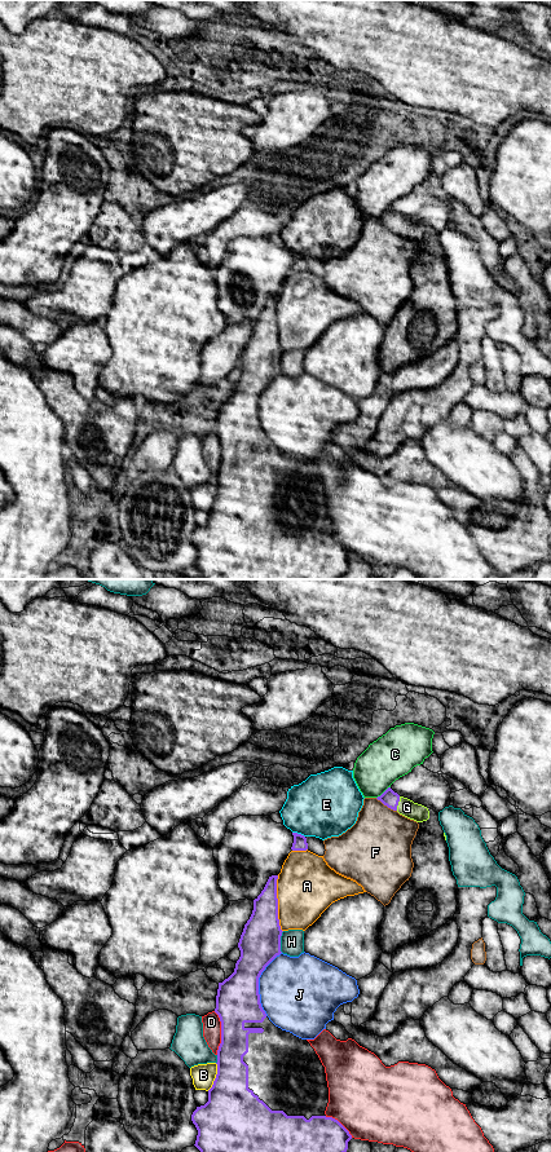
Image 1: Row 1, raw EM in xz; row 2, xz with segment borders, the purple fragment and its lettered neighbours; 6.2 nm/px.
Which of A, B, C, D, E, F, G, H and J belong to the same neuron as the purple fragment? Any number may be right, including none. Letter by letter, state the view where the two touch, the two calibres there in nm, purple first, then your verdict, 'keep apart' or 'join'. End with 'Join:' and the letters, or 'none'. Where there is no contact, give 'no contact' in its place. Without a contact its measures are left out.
A: contact in xz; calibres 260 and 380 nm; keep apart
B: contact in xz; calibres 360 and 140 nm; keep apart
C: contact in xz; calibres 100 and 280 nm; keep apart
D: contact in xz; calibres 280 and 110 nm; keep apart
E: contact in xz; calibres 80 and 400 nm; keep apart
F: contact in xz; calibres 100 and 400 nm; keep apart
G: contact in xz; calibres 100 and 110 nm; join
H: contact in xz; calibres 260 and 140 nm; keep apart
J: contact in xz; calibres 280 and 460 nm; keep apart
Join: G

